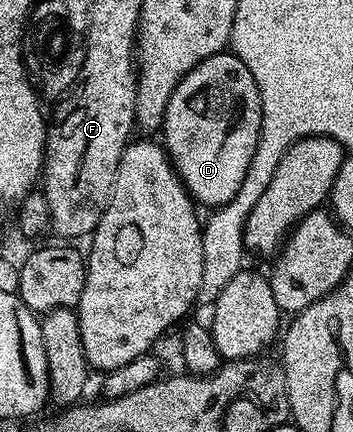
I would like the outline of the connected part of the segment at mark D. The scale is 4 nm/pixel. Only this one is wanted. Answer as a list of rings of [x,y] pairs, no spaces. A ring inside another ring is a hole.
[[[221,53],[206,57],[170,93],[170,101],[166,105],[166,113],[162,124],[162,146],[172,161],[172,167],[180,177],[180,182],[188,190],[197,204],[205,203],[208,209],[221,207],[228,203],[242,189],[242,181],[250,169],[250,161],[256,152],[260,140],[262,125],[262,101],[260,90],[250,77],[250,69],[242,65],[237,55]]]

